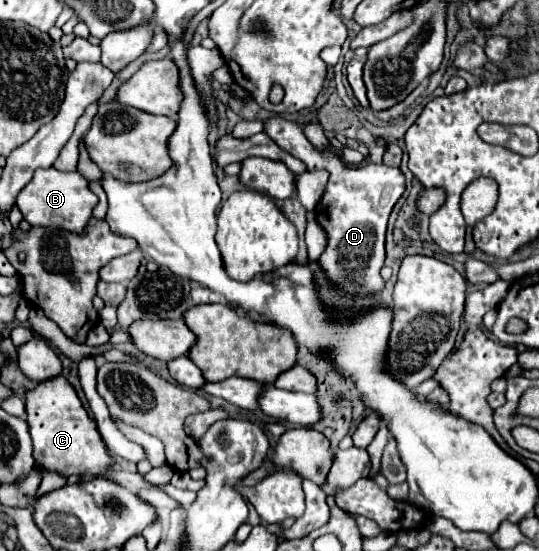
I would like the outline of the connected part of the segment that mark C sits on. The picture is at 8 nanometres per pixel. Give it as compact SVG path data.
M64 376L36 384L26 392L26 414L34 442L34 460L38 470L56 470L58 474L78 474L84 482L102 476L114 466L114 456L106 448L94 418L84 410L76 390Z

